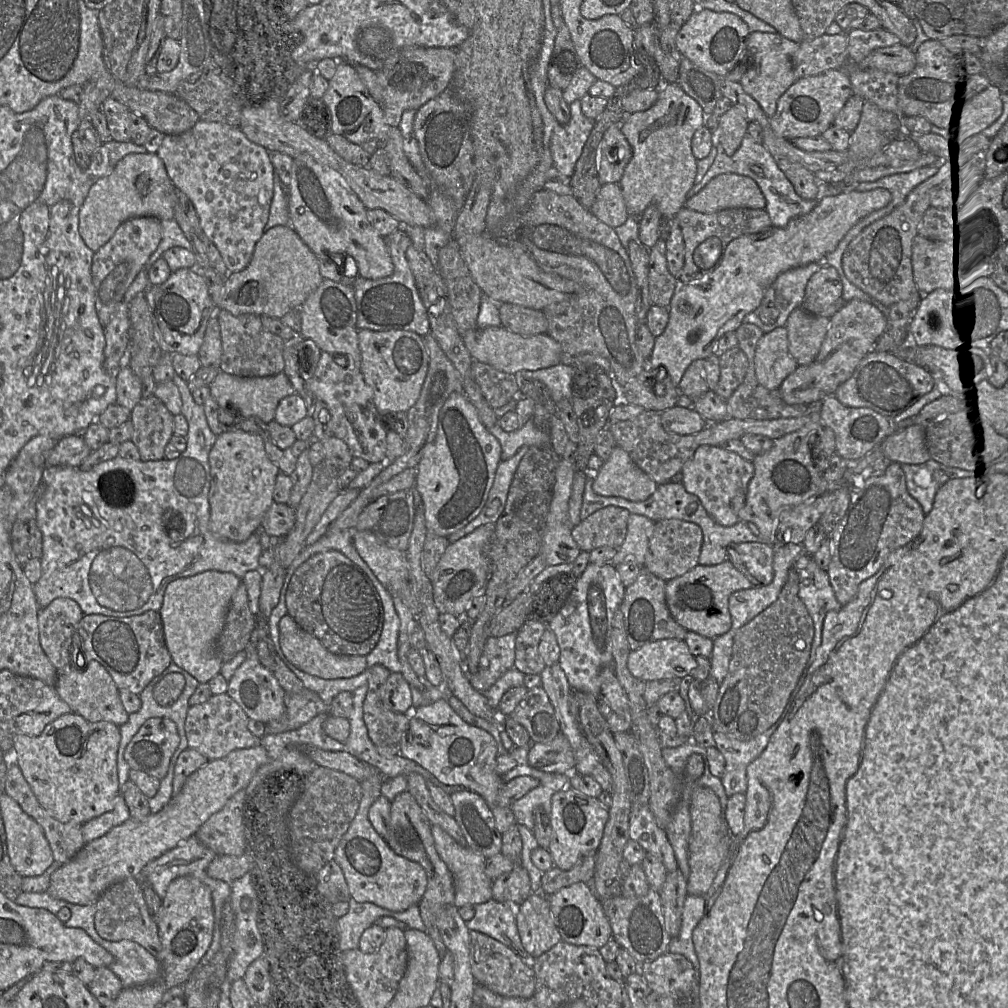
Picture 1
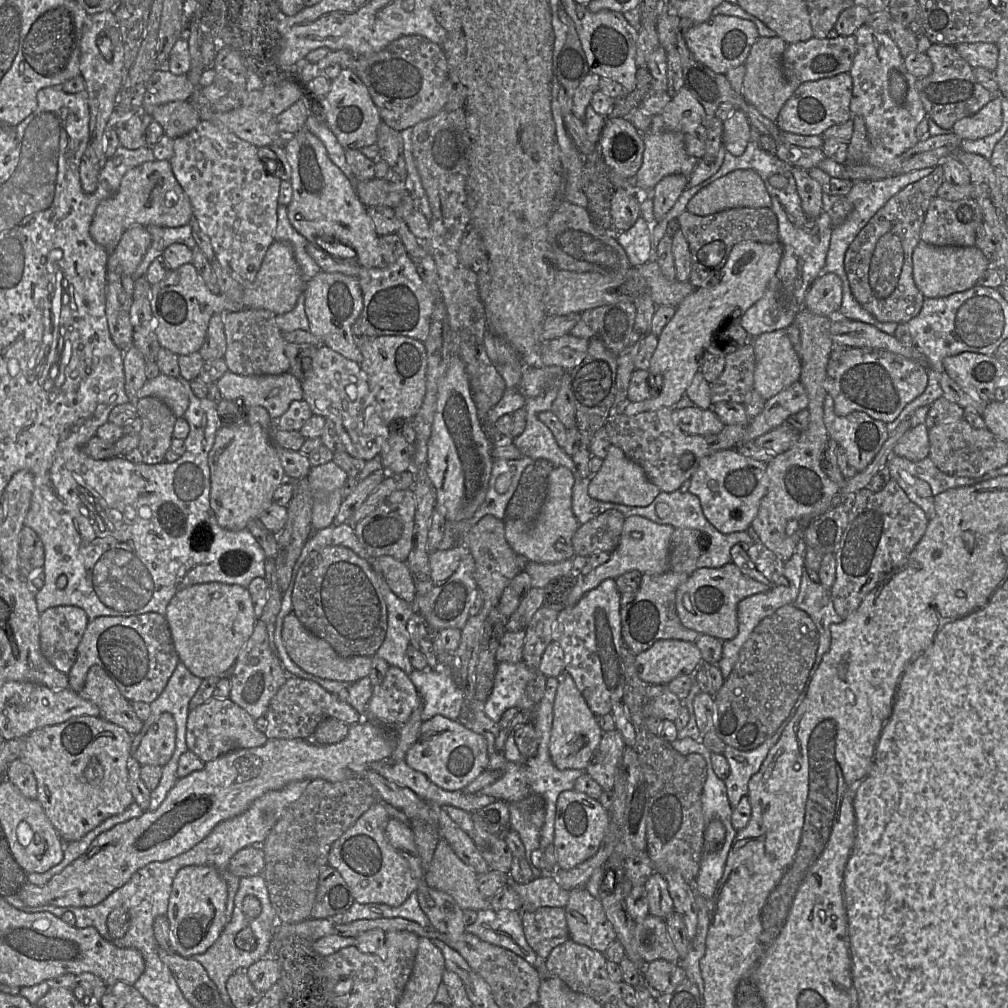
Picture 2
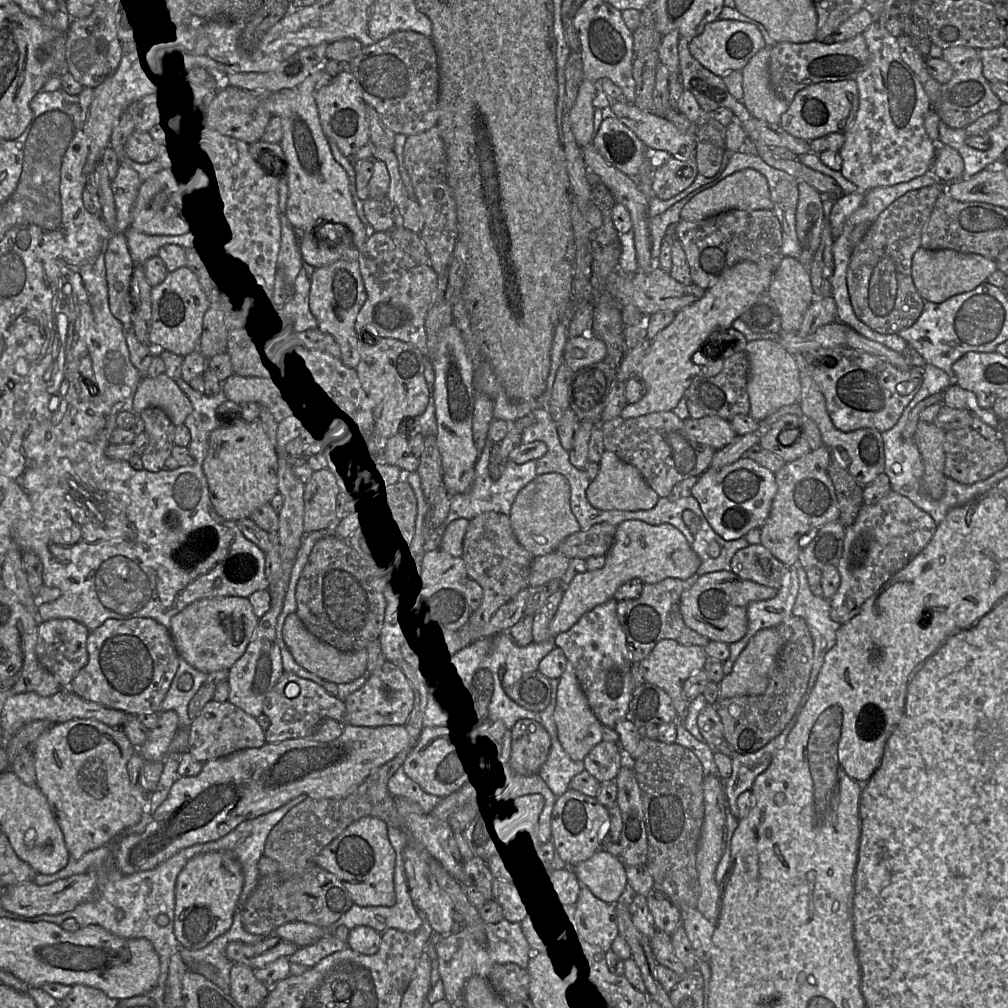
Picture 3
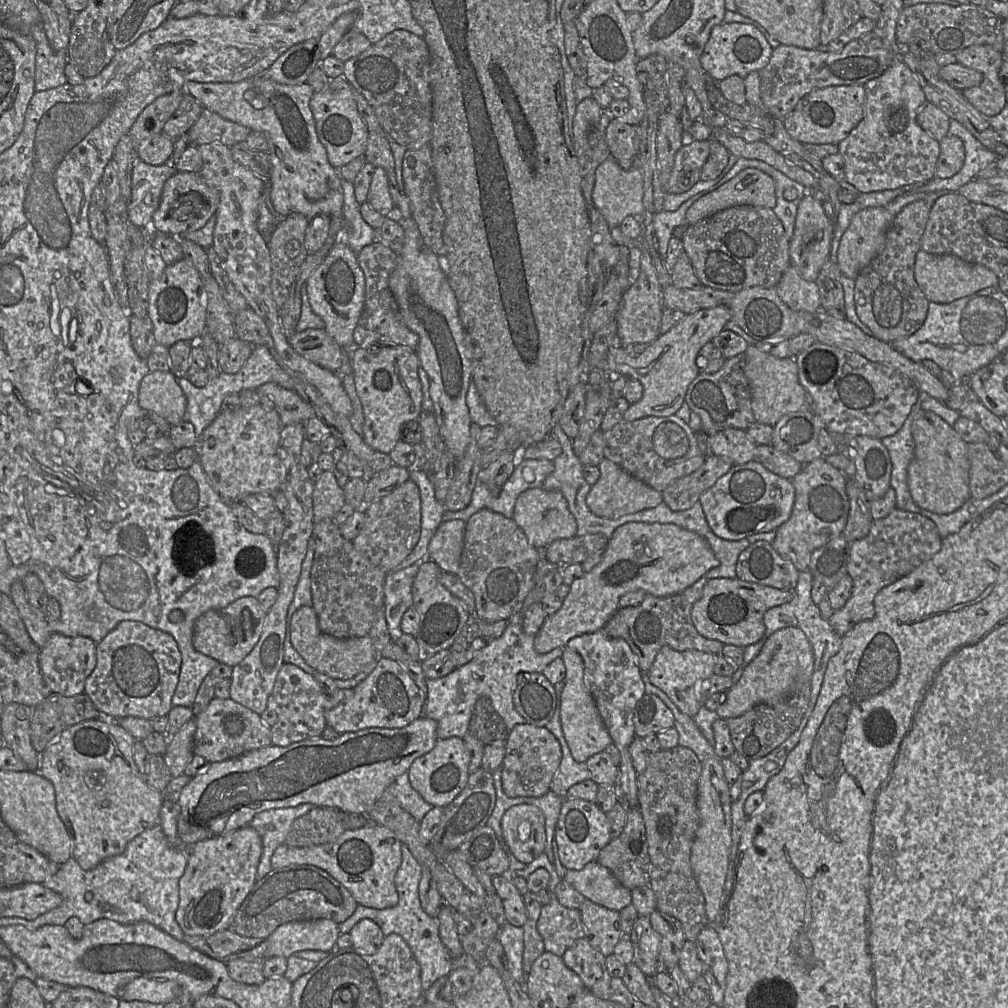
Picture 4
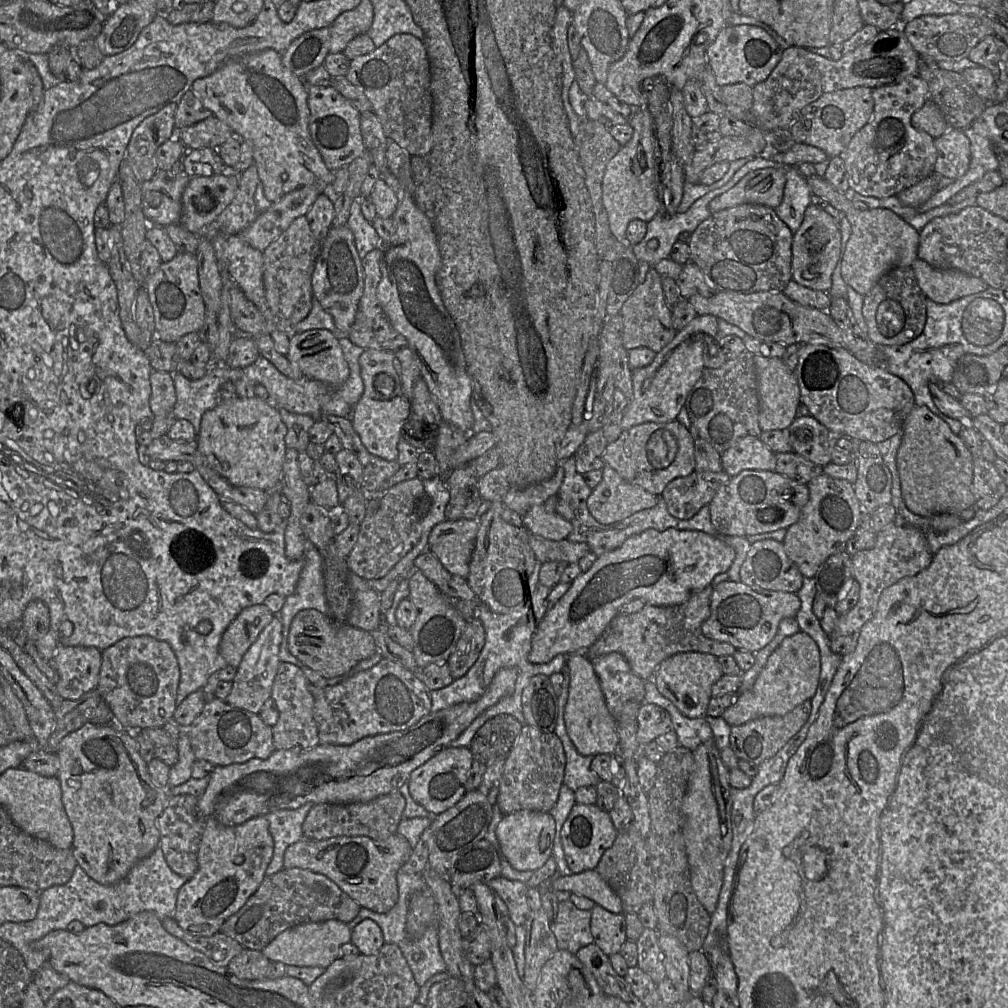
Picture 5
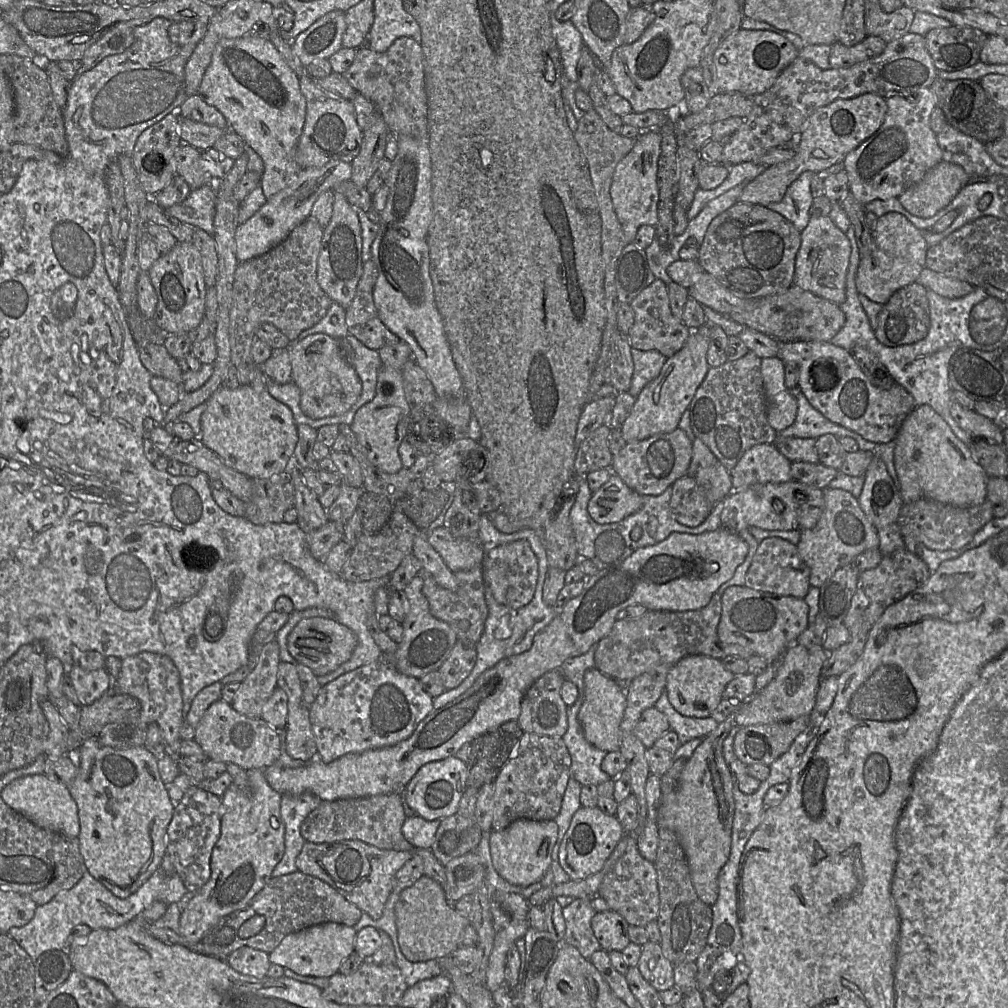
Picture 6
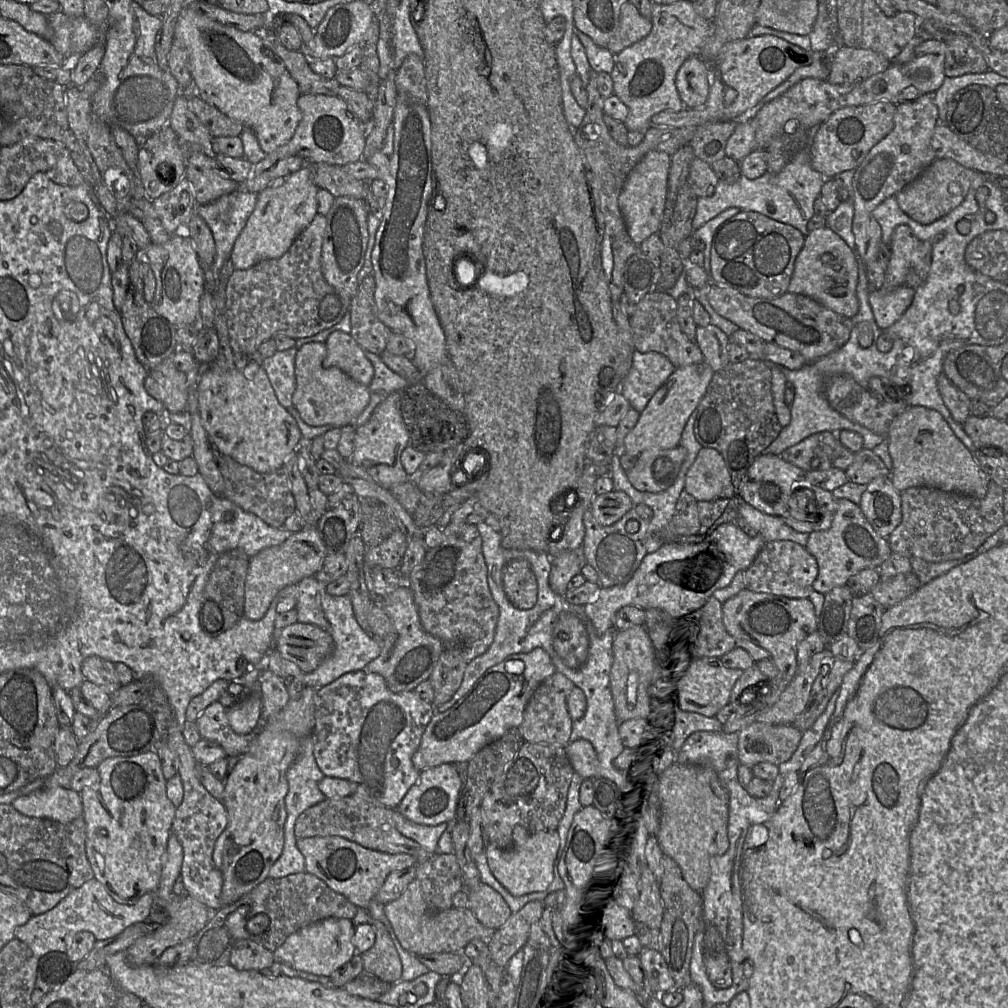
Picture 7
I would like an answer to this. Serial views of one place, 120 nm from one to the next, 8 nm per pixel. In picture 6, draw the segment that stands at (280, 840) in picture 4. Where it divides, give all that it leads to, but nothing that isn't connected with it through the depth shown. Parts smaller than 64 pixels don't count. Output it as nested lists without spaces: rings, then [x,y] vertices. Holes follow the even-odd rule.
[[[304,792],[299,795],[284,794],[281,800],[281,817],[285,824],[285,850],[282,859],[272,871],[273,877],[297,871],[296,859],[301,852],[305,839],[300,826],[306,816],[320,803],[317,795]]]

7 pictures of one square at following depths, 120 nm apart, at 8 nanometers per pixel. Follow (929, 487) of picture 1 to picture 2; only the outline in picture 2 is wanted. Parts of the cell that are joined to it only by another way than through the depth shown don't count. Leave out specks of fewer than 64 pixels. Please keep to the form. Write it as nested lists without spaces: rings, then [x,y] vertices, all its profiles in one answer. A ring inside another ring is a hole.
[[[892,455],[887,461],[890,476],[906,493],[908,498],[923,509],[928,520],[935,516],[935,497],[949,489],[970,486],[980,483],[978,478],[951,476],[942,472],[928,456],[923,460],[913,462],[907,458]],[[919,481],[927,482],[931,487],[931,495],[920,496],[916,491]]]

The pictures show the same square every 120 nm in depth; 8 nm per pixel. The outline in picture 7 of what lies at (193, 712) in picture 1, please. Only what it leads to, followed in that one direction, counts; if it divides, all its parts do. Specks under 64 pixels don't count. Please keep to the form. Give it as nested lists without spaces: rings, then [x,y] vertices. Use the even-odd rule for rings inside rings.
[[[216,701],[199,715],[195,723],[201,737],[217,742],[224,749],[226,757],[239,757],[248,752],[257,733],[236,733],[229,724],[229,708]]]

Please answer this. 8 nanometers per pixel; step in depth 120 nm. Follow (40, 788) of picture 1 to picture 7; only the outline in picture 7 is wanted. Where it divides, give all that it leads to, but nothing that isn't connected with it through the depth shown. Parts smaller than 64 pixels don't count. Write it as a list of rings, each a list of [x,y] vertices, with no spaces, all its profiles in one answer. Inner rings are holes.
[[[157,752],[137,756],[112,757],[98,766],[100,781],[80,792],[83,818],[86,823],[85,850],[94,873],[112,898],[122,904],[132,905],[145,893],[155,893],[162,872],[162,856],[166,851],[176,806],[166,792],[167,779]]]

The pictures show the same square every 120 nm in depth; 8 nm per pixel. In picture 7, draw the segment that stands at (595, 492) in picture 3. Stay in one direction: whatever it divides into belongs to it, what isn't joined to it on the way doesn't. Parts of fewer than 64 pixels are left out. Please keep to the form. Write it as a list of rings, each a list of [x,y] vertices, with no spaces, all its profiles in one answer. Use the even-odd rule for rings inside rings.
[[[612,490],[595,495],[590,509],[600,525],[609,526],[621,519],[631,509],[631,504],[631,499],[626,493]]]

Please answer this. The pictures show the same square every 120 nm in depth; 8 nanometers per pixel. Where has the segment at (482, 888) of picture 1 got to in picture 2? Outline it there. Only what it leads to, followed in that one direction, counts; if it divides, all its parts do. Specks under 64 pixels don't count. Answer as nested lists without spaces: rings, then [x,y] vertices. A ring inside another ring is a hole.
[[[440,838],[432,861],[426,868],[426,883],[449,894],[462,910],[483,910],[490,907],[477,888],[478,874],[466,865],[449,843]]]

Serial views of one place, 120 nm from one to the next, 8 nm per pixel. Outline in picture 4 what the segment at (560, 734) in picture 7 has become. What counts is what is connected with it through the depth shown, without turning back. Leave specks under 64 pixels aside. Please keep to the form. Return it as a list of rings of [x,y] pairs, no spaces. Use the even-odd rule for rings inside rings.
[[[543,673],[520,674],[513,692],[513,704],[528,724],[545,727],[552,719],[556,708],[554,685]]]

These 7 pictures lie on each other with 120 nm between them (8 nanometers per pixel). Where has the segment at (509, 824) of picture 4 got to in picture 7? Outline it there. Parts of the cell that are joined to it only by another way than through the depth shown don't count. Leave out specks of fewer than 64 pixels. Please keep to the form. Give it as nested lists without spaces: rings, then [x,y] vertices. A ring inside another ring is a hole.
[[[523,826],[513,830],[513,843],[509,849],[503,850],[489,844],[485,850],[487,862],[493,876],[513,895],[524,896],[533,892],[546,890],[554,879],[554,862],[560,846],[560,835],[557,830],[530,833]]]

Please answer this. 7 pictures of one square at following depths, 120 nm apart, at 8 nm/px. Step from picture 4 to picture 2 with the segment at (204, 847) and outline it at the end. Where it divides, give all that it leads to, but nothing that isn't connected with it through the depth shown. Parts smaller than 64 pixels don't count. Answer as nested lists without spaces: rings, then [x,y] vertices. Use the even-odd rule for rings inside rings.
[[[188,866],[177,872],[166,914],[175,954],[190,958],[206,952],[218,940],[227,924],[227,896],[227,884],[213,866]]]

